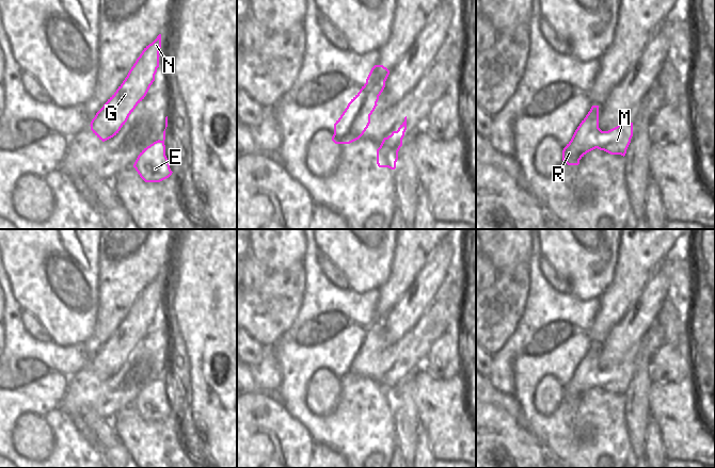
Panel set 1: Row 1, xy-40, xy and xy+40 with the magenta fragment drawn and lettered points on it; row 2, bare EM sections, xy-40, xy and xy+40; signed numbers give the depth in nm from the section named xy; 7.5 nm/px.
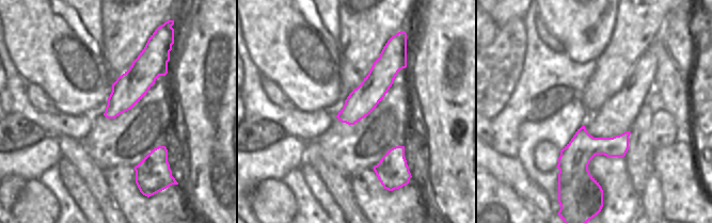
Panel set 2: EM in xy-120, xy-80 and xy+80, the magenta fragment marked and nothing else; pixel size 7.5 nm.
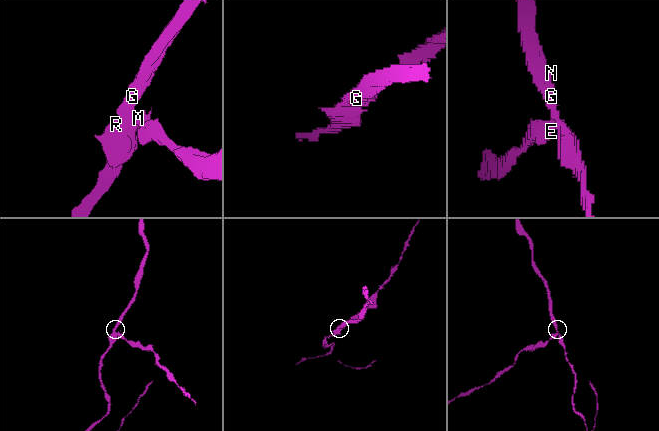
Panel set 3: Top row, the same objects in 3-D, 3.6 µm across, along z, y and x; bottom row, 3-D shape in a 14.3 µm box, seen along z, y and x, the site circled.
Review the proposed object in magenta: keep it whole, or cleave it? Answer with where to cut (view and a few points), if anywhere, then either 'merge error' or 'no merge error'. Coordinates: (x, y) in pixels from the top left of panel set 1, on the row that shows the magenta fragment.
cut xy (388, 136), (387, 145), (379, 148); merge error

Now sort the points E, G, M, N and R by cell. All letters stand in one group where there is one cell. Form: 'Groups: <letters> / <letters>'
Groups: E / G M N R.

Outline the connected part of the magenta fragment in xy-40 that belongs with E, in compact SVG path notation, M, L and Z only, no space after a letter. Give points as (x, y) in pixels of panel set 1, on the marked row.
M165 129L163 140L158 140L144 148L133 164L133 167L145 182L160 182L173 173L165 156L164 140Z

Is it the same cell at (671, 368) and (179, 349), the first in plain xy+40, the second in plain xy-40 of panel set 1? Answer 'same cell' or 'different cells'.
same cell

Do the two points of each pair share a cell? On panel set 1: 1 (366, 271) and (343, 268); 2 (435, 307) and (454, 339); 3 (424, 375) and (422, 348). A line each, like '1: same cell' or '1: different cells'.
1: same cell
2: same cell
3: same cell

